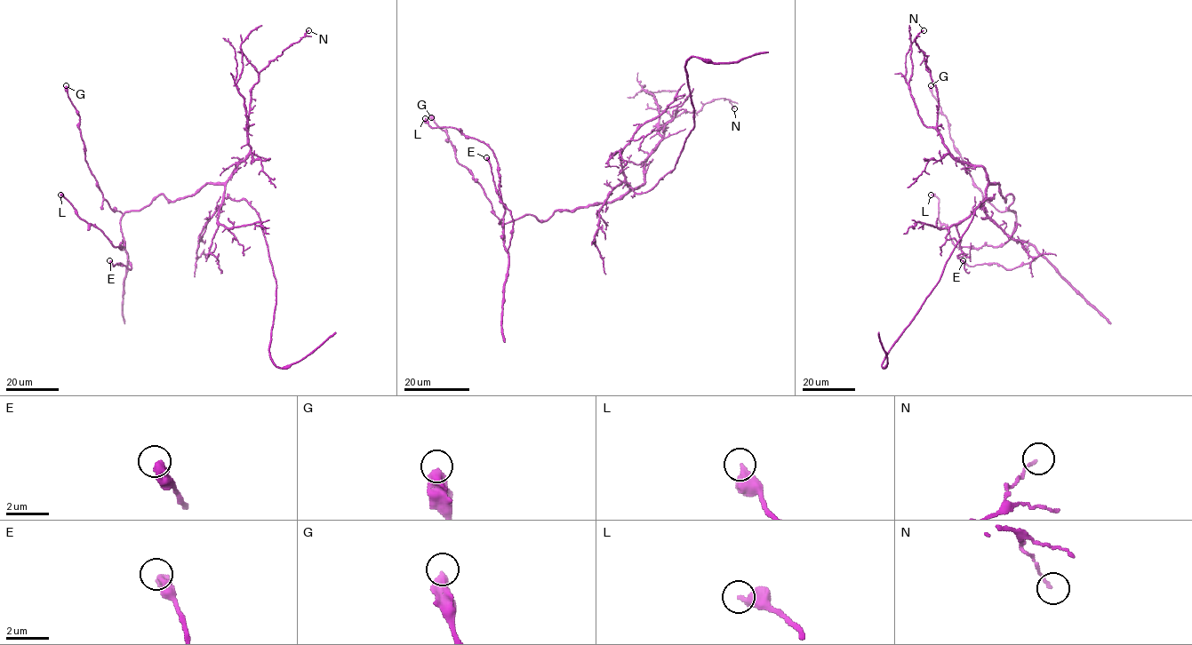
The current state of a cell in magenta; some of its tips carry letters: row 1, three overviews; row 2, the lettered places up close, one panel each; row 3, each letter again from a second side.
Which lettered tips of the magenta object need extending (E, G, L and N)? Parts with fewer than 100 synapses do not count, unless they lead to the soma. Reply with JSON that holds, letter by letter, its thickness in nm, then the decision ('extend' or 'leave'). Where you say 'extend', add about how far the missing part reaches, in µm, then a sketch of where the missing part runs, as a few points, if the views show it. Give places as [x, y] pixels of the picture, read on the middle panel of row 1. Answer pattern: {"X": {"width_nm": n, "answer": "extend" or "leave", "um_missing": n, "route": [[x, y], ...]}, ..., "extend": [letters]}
{"E": {"width_nm": 460, "answer": "leave"}, "G": {"width_nm": 480, "answer": "leave"}, "L": {"width_nm": 440, "answer": "leave"}, "N": {"width_nm": 120, "answer": "leave"}, "extend": []}

